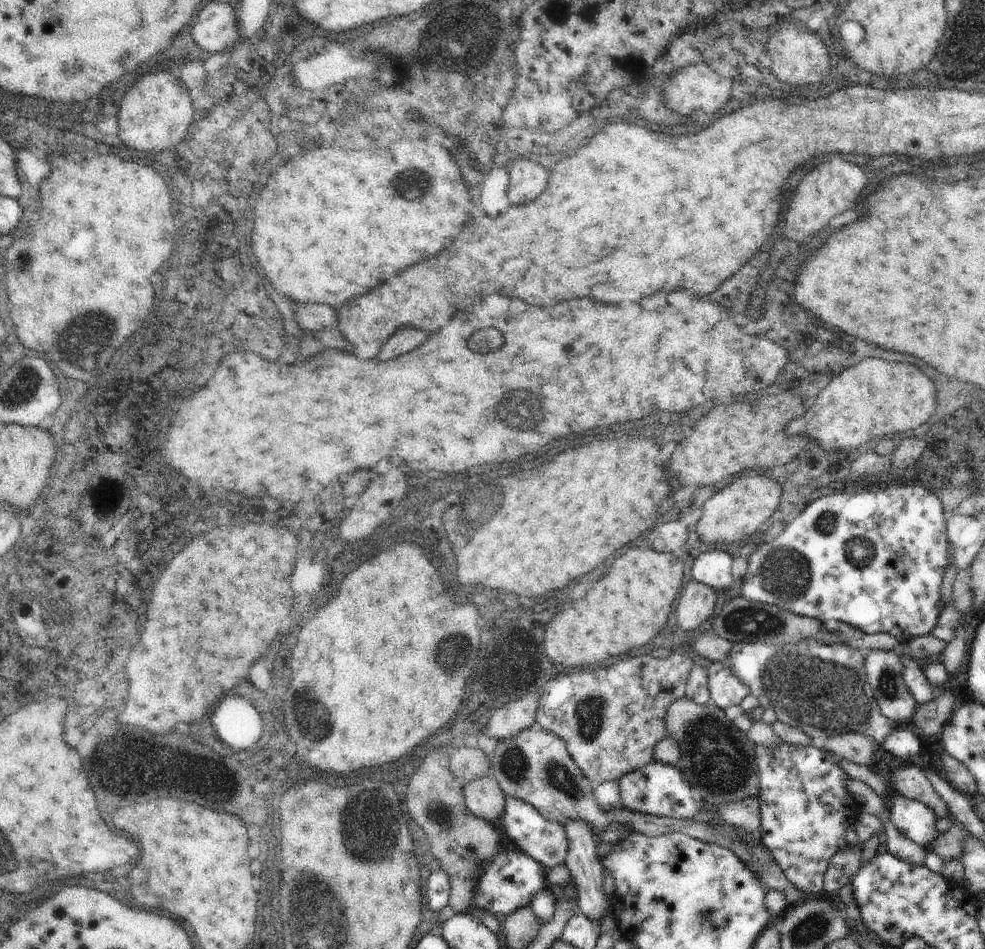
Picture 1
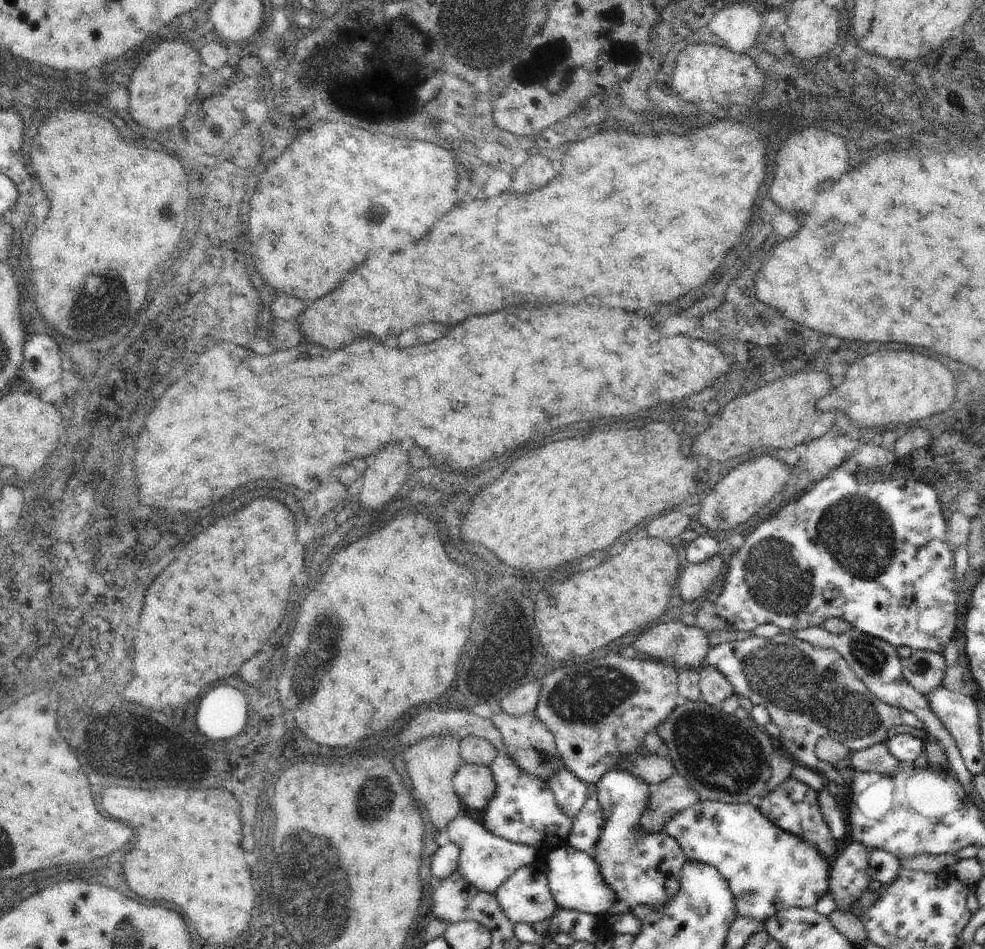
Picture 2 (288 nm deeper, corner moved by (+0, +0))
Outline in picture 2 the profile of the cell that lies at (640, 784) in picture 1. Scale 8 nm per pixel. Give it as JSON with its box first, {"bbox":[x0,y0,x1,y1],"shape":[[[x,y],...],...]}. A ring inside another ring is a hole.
{"bbox":[589,768,685,916],"shape":[[[613,768],[597,782],[597,802],[603,822],[595,848],[589,854],[609,884],[609,890],[617,898],[605,916],[631,912],[635,904],[659,908],[659,904],[667,902],[667,898],[671,898],[671,894],[677,890],[679,868],[685,862],[679,844],[667,834],[641,834],[637,830],[637,818],[643,814],[643,810],[647,810],[651,798],[653,786],[633,776],[629,770]]]}

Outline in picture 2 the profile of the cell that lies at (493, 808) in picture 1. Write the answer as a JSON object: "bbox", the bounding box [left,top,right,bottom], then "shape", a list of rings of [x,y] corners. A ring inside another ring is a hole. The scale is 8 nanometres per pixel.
{"bbox":[453,764,495,810],"shape":[[[461,764],[453,776],[453,790],[455,796],[461,800],[463,810],[485,810],[489,800],[495,796],[495,782],[485,766]]]}

